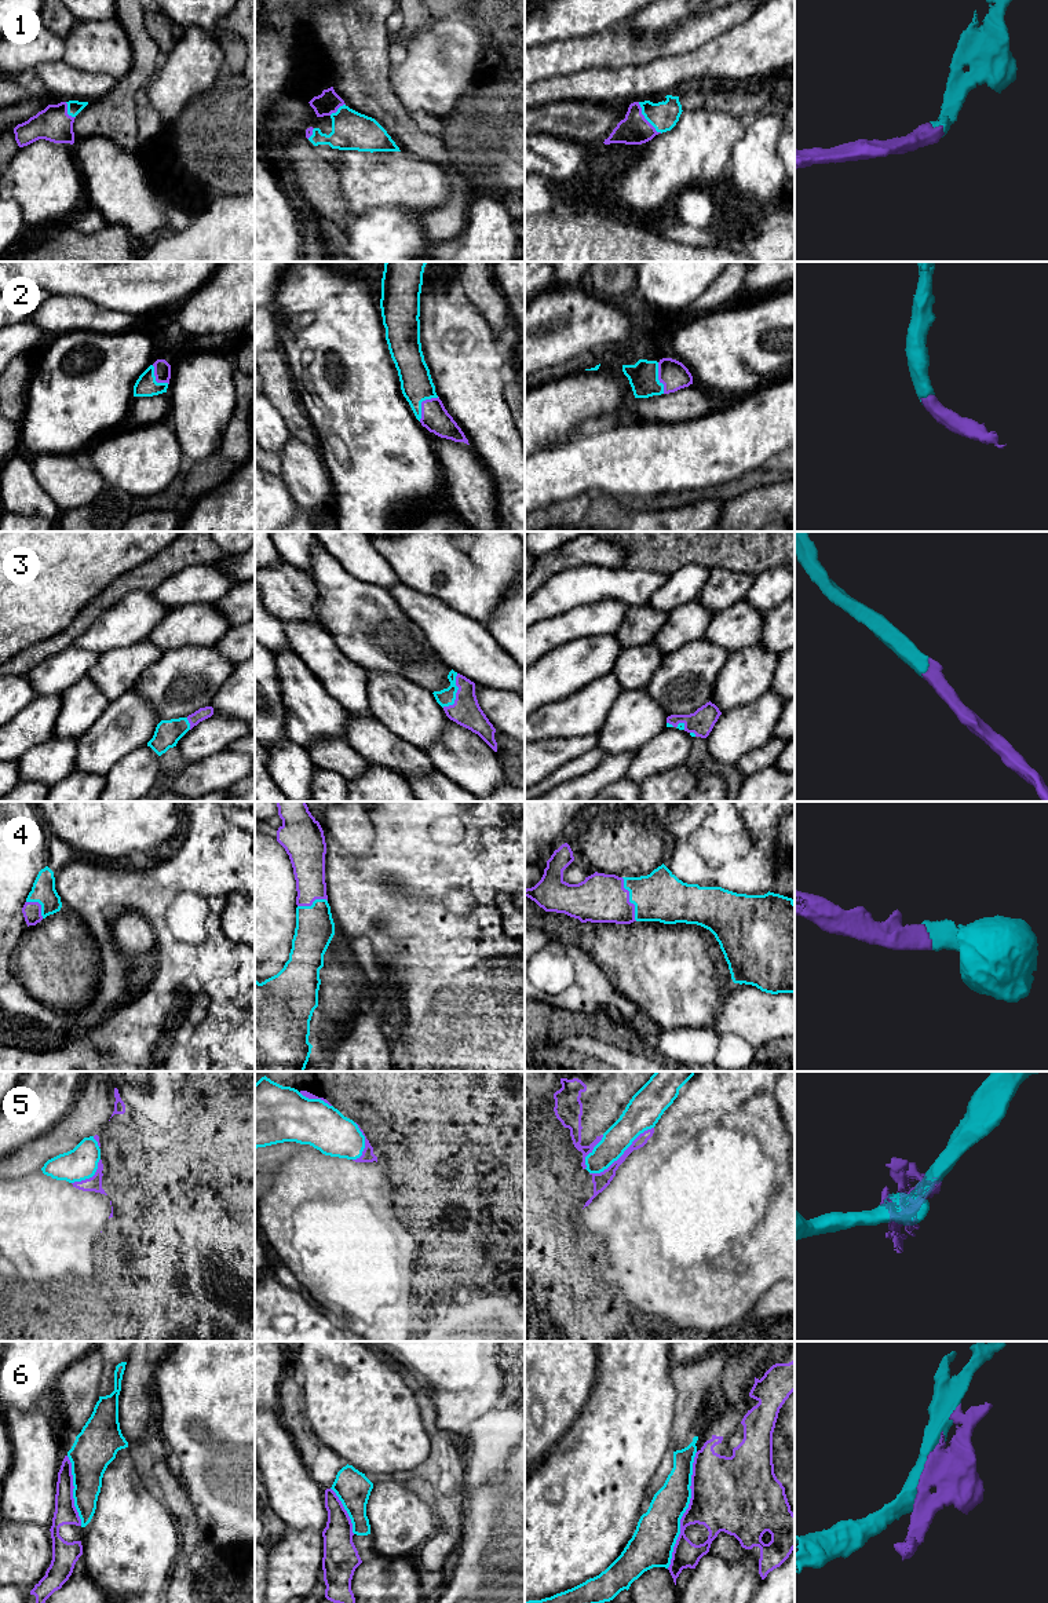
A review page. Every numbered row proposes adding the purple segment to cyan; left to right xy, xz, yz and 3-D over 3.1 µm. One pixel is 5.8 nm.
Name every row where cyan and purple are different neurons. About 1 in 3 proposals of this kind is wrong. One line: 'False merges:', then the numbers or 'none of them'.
False merges: 5, 6

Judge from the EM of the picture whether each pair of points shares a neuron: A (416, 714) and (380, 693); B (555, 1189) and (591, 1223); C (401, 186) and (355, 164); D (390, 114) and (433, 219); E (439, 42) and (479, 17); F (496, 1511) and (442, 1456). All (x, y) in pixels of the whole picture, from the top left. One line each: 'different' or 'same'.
A: same
B: different
C: same
D: same
E: different
F: different

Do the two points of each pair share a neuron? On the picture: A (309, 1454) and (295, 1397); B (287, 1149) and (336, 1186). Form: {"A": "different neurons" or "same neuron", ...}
{"A": "same neuron", "B": "different neurons"}

